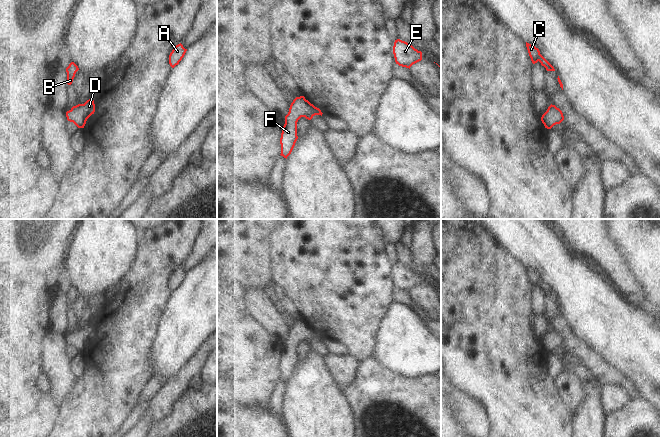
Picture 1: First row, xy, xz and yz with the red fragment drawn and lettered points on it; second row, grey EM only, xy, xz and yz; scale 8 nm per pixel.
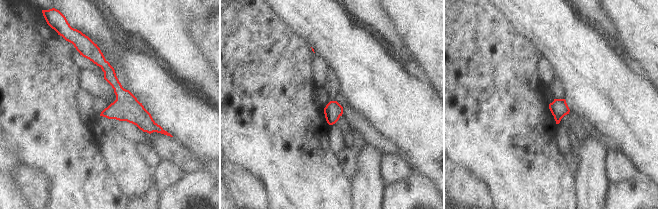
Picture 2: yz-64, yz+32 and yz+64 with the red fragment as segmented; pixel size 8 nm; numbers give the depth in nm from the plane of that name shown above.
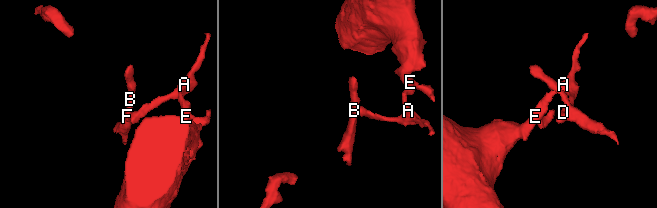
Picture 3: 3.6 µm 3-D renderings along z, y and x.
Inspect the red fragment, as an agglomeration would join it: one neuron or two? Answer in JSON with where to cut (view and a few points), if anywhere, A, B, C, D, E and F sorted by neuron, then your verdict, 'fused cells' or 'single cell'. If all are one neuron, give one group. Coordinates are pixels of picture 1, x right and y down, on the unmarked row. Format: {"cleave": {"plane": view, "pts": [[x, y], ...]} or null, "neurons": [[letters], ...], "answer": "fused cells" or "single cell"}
{"cleave": null, "neurons": [["A", "B", "C", "D", "E", "F"]], "answer": "single cell"}

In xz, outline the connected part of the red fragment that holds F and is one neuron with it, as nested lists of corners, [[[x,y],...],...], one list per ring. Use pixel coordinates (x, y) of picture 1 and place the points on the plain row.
[[[304,320],[296,321],[290,329],[289,336],[285,340],[285,348],[281,357],[281,380],[287,383],[291,378],[297,360],[297,346],[301,341],[311,344],[315,339],[321,339],[319,332],[315,331]]]

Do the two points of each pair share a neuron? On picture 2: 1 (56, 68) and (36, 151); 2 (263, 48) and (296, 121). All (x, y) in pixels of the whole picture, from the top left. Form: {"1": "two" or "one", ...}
{"1": "one", "2": "one"}

